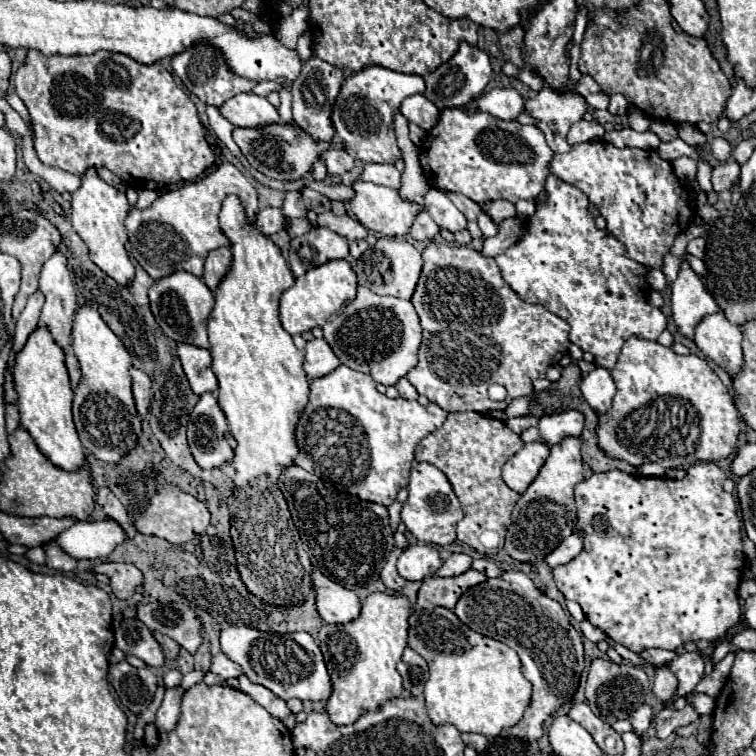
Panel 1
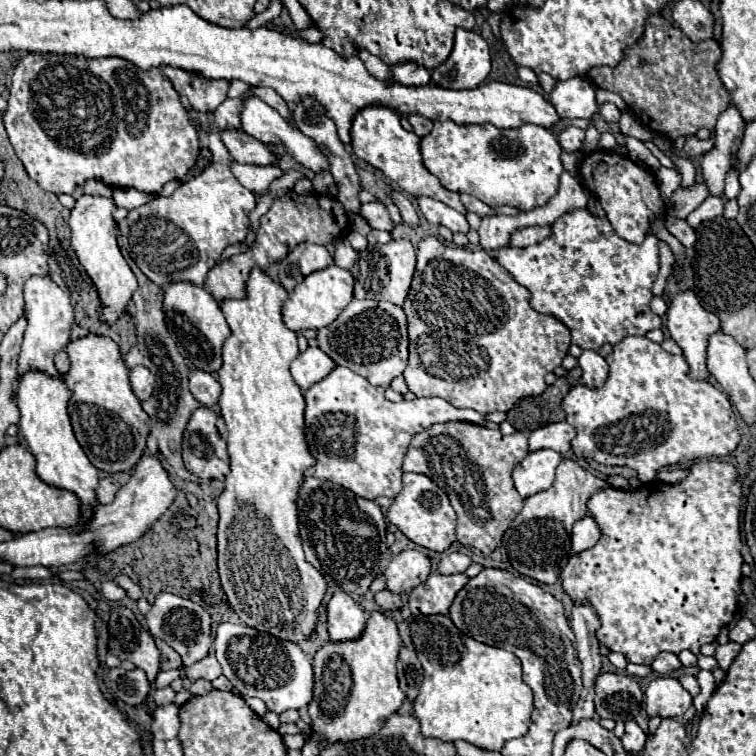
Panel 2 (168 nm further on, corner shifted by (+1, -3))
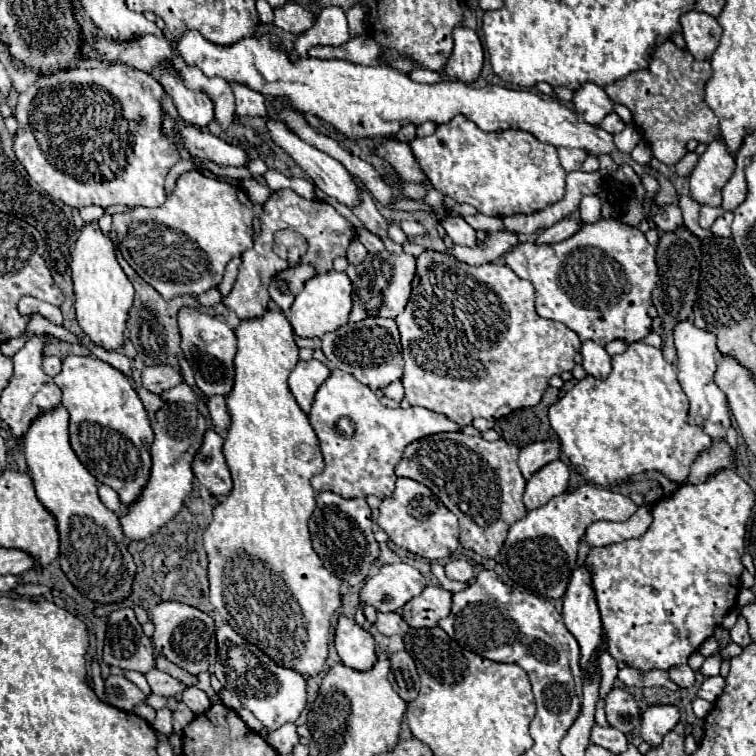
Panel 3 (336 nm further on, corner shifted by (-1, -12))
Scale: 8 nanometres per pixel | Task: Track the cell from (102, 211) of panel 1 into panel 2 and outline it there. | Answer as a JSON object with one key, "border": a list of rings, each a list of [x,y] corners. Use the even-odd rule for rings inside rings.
{"border":[[[83,195],[77,199],[75,209],[71,211],[69,217],[69,227],[71,227],[71,249],[75,251],[79,263],[83,265],[85,273],[93,281],[99,301],[101,301],[101,311],[99,317],[103,323],[111,325],[119,319],[121,313],[125,313],[127,303],[131,301],[133,293],[137,291],[137,279],[123,259],[119,247],[117,247],[117,235],[115,235],[115,221],[113,221],[113,211],[115,203],[111,197],[91,197]]]}

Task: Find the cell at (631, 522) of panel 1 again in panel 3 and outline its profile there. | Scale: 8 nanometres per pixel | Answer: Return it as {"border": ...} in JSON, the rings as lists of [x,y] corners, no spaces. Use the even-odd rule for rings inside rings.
{"border":[[[719,470],[713,476],[709,476],[705,482],[699,484],[683,484],[673,496],[669,498],[661,498],[651,506],[651,516],[653,522],[647,528],[647,532],[639,538],[629,538],[623,540],[619,544],[611,544],[611,546],[603,546],[603,548],[593,548],[587,556],[587,564],[591,564],[591,588],[595,588],[595,600],[601,612],[601,620],[603,620],[603,634],[605,634],[605,642],[607,642],[607,652],[617,660],[623,662],[631,668],[637,670],[669,670],[671,666],[679,666],[685,664],[689,660],[689,656],[693,652],[697,652],[701,648],[701,644],[713,636],[715,628],[723,622],[725,614],[731,612],[737,604],[737,594],[741,588],[739,576],[745,570],[741,564],[741,556],[745,552],[745,526],[751,514],[751,508],[755,504],[755,492],[751,490],[751,486],[735,474],[735,470]]]}

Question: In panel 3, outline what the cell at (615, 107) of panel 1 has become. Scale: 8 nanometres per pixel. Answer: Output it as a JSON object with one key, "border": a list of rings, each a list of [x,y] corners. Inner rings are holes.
{"border":[[[611,112],[601,124],[599,124],[605,132],[611,132],[611,134],[617,134],[617,132],[621,132],[623,128],[625,128],[625,124],[623,124],[623,120],[615,114],[615,112]]]}

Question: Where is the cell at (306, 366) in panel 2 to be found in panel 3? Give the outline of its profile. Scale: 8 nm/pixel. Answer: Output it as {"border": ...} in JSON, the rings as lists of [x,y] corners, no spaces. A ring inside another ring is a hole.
{"border":[[[311,358],[307,362],[301,360],[295,366],[295,370],[289,376],[289,390],[295,396],[295,400],[303,412],[309,412],[317,388],[329,378],[329,374],[331,374],[331,370],[315,358]]]}

